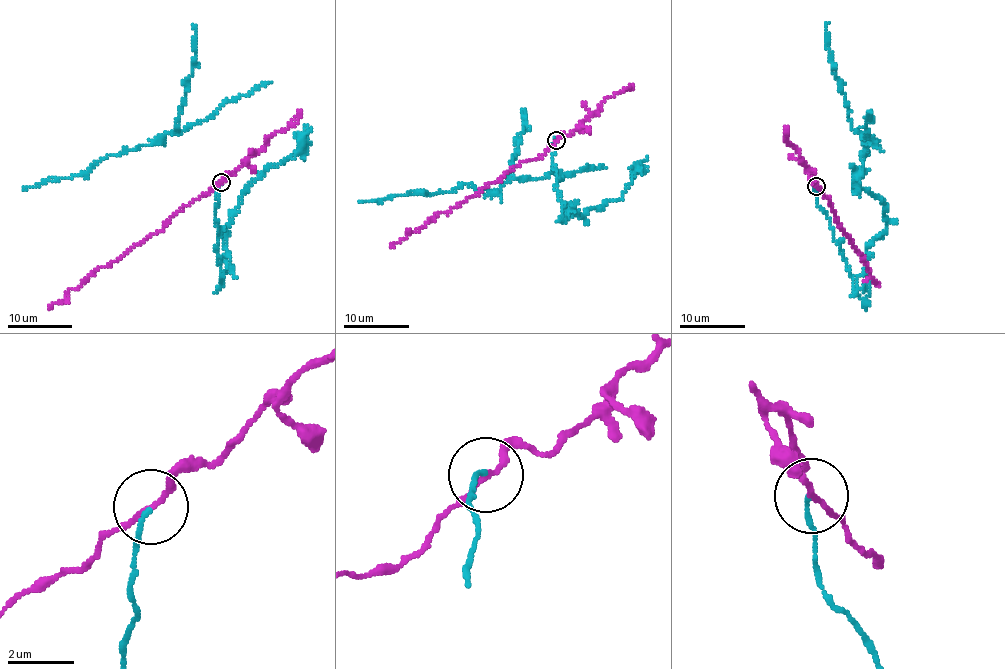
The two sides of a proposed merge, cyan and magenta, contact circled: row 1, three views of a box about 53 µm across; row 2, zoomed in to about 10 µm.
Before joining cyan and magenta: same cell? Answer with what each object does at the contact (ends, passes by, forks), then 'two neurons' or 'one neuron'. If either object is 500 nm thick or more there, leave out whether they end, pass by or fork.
cyan ends | magenta passes by | two neurons

